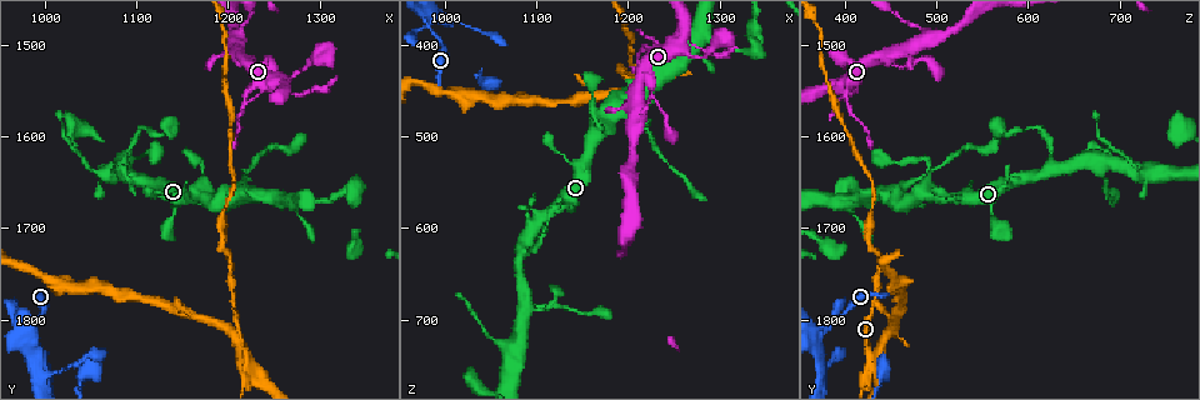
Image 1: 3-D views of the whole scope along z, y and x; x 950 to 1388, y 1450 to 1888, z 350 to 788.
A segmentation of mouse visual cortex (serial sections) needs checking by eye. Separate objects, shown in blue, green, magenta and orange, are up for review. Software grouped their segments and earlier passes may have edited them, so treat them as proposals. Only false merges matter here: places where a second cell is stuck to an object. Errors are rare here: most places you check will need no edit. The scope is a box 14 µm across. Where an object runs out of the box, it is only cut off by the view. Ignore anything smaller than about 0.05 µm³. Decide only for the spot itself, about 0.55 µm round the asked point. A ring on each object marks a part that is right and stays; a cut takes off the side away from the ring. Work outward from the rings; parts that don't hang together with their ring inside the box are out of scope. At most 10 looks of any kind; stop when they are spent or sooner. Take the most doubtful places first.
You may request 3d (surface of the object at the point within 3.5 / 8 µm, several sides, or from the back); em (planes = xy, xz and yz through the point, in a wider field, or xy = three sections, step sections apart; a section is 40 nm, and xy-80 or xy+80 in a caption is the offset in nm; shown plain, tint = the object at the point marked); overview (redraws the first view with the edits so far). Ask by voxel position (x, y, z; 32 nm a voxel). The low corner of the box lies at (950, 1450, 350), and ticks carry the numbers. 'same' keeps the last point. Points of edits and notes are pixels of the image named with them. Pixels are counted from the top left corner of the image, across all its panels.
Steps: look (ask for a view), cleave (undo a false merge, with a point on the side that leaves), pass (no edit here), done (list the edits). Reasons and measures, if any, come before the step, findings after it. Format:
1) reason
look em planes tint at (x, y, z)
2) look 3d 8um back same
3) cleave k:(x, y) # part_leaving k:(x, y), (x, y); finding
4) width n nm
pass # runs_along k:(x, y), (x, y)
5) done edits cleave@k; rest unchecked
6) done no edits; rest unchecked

four or more arms meet
look 3d 3.5um at (1220, 1845, 435)

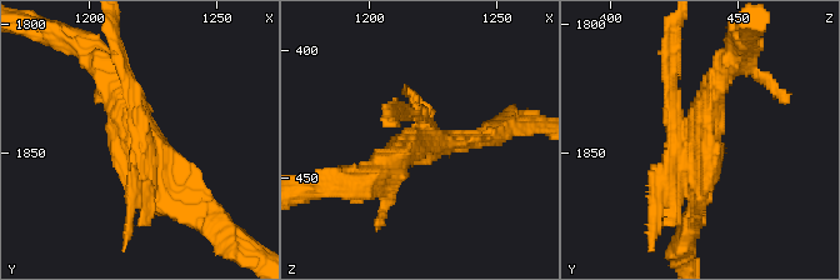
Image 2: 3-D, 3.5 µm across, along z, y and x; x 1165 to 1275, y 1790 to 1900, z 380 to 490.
look em xy step 2 tint at (1218, 1842, 435)

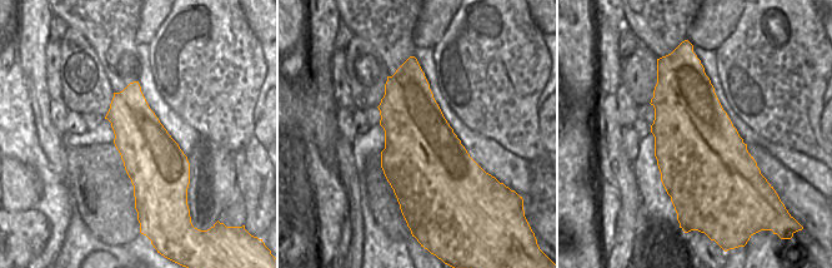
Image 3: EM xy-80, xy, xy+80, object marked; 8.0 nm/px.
cleave 2:(719, 104) # two cells meet here

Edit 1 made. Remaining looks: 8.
look overview

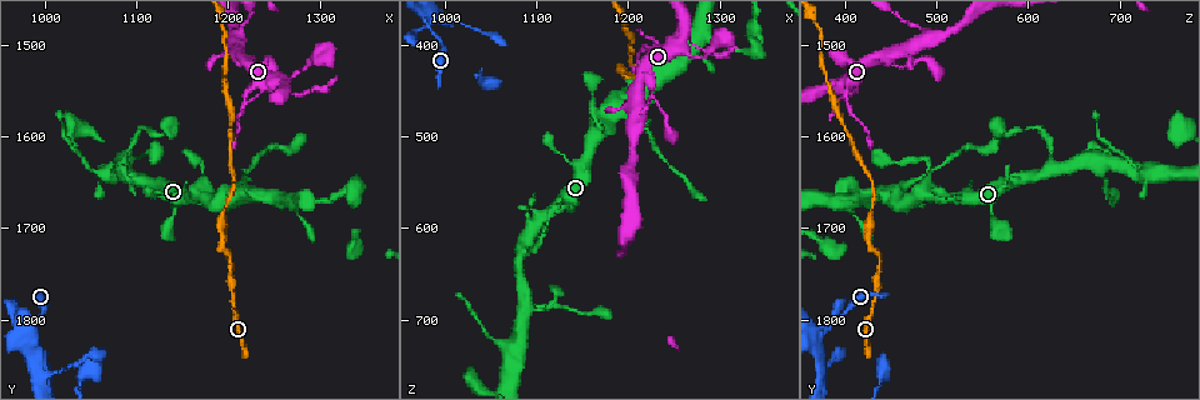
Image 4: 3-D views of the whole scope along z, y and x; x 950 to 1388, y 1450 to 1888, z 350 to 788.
thin arm on a thick one
look 3d 3.5um at (1085, 1630, 625)

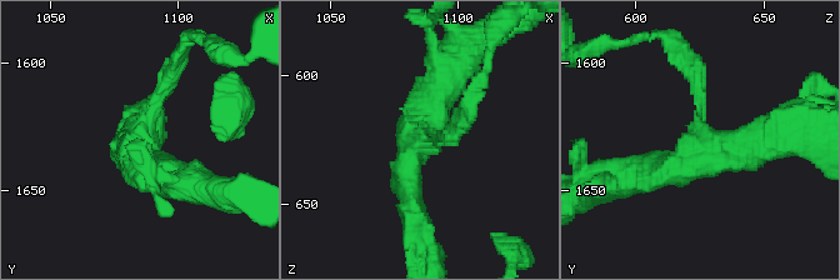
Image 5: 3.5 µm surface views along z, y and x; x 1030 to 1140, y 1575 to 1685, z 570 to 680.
arms 3; arm_widths 150, 350, 450 nm; need the tissue
look em xy step 5 plain at (1087, 1628, 625)

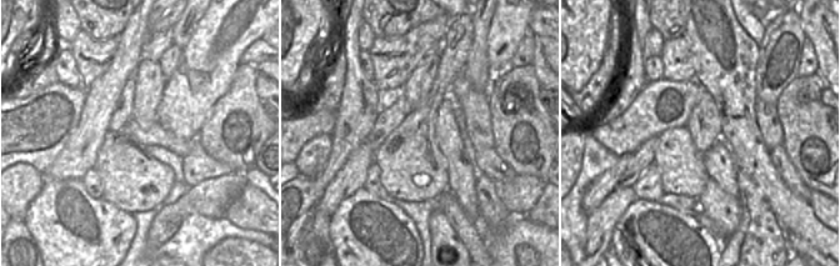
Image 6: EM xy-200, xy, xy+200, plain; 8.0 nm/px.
look em xy step 5 tint same

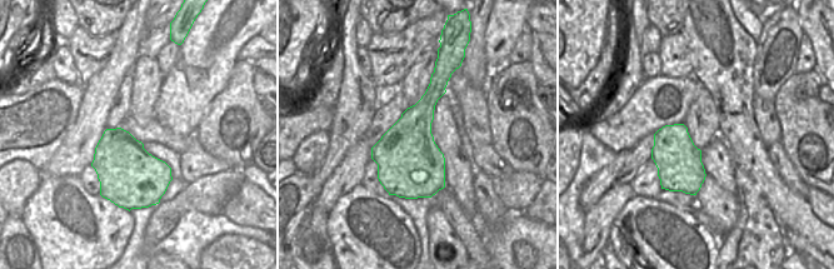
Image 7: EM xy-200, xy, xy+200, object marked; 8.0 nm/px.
pass # runs_along 5:(638, 176), (781, 138); one cell here

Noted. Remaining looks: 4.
thick turns thin
look 3d 3.5um at (1210, 1660, 460)

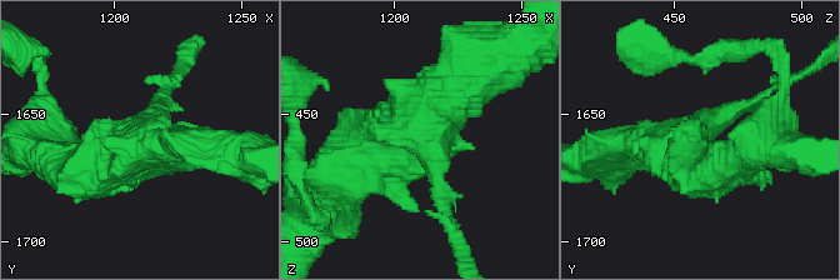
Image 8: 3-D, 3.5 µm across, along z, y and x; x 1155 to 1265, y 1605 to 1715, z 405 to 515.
arms 3; arm_widths 200, 450, 500 nm
look em xy step 1 tint same

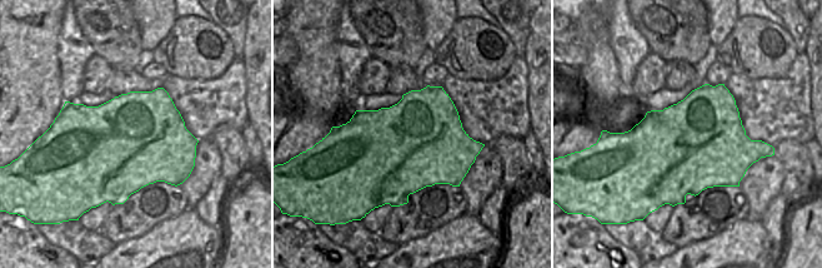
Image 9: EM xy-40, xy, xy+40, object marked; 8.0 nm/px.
look em xy step 2 tint same

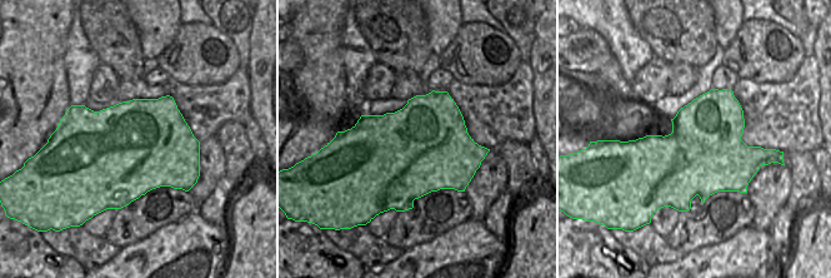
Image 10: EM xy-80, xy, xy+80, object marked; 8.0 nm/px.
pass # runs_along 8:(351, 164), (478, 58); all the same cell

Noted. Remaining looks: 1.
narrows sharply
look 3d 3.5um at (1280, 1525, 415)

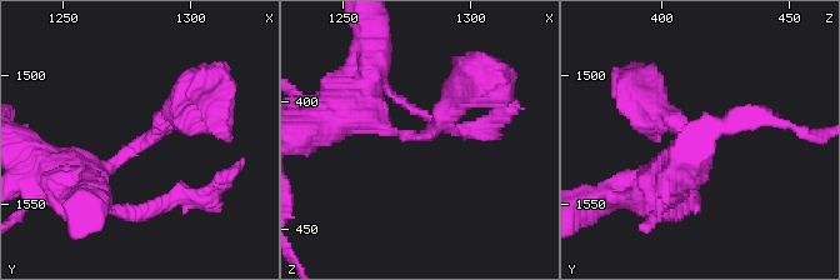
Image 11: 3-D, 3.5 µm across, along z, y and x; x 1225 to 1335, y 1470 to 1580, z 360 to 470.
arm_widths 300, 350 nm
pass # runs_along 11:(65, 180), (103, 173), (191, 99); one cell here

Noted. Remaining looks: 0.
done edits cleave@2; rest unchecked

